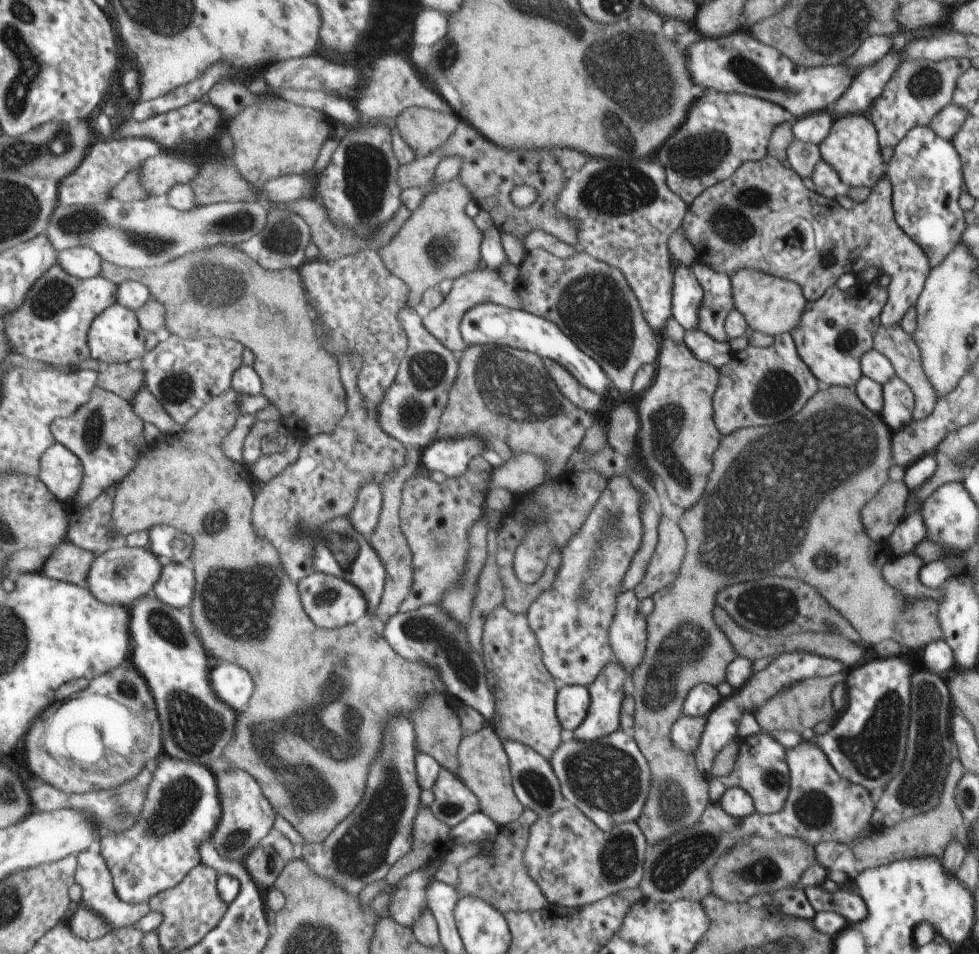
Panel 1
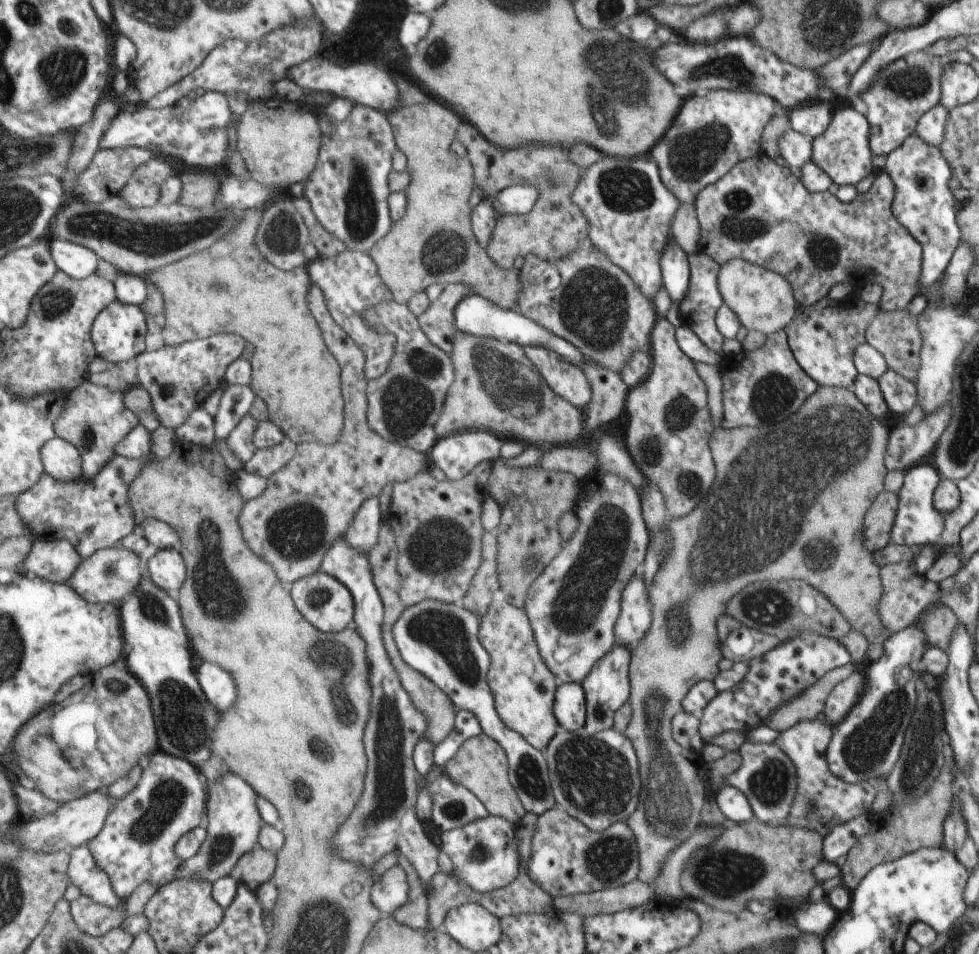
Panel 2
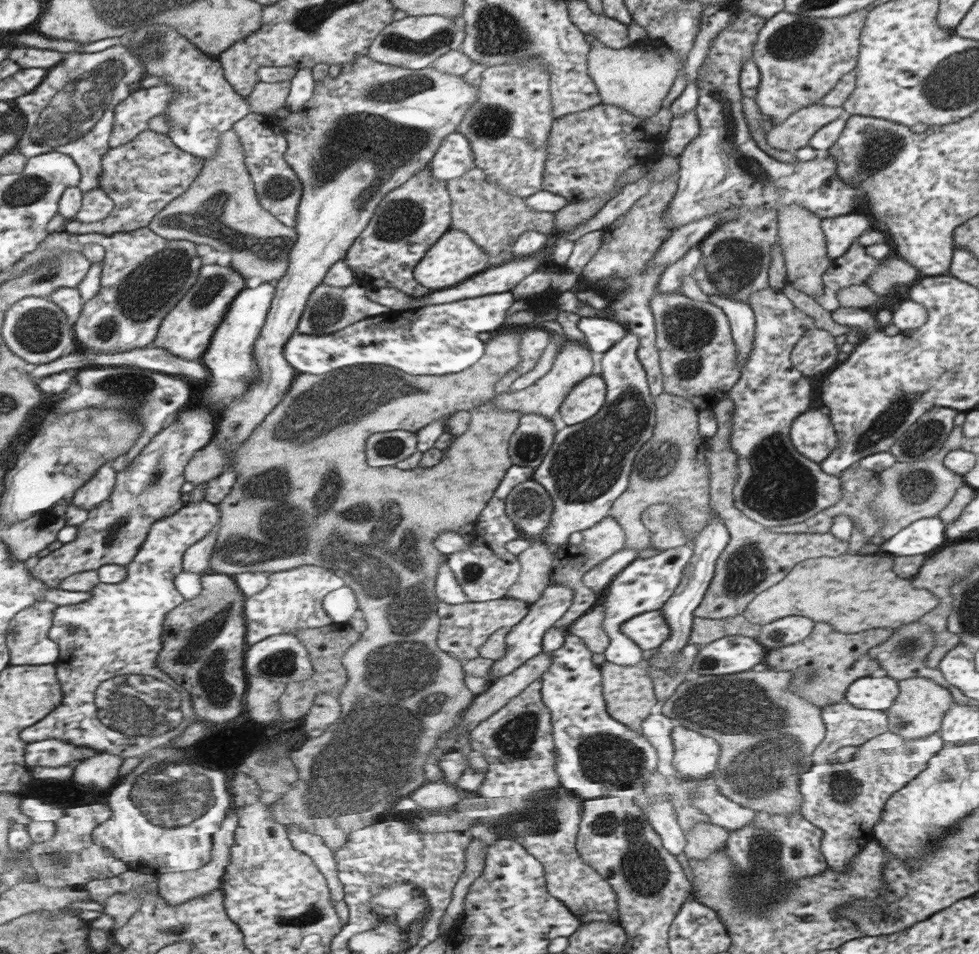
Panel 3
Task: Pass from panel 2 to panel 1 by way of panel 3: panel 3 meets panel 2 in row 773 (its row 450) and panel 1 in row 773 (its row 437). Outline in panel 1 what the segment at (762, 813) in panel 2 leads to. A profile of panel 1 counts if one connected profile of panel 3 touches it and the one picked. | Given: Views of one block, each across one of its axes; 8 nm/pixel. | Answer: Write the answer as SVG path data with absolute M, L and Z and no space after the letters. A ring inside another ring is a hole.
M753 734L739 742L739 760L735 764L735 770L727 778L713 778L711 780L711 802L719 802L723 794L731 788L745 790L755 806L755 812L759 814L775 814L777 810L783 810L783 802L787 802L789 794L789 764L787 764L787 750L779 744L777 738L771 734Z

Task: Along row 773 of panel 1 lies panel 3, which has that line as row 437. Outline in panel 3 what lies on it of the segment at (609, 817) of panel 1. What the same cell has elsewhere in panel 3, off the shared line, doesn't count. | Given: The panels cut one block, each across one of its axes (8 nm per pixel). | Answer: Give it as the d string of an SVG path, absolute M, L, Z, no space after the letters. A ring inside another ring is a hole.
M627 332L613 348L609 348L603 354L601 378L605 380L605 386L607 386L605 408L591 420L585 420L583 424L565 426L559 432L555 432L555 444L551 444L551 450L547 452L547 456L543 456L543 462L539 464L539 468L533 470L533 476L529 476L533 482L541 484L553 500L551 522L545 528L545 540L549 546L551 544L565 546L573 532L583 532L587 528L593 528L595 524L599 524L609 516L615 504L615 498L619 498L627 488L635 452L643 442L649 442L649 436L653 436L655 416L657 416L655 400L649 396L649 386L647 386L649 382L645 378L643 366L637 360L637 348L639 348L639 338Z

